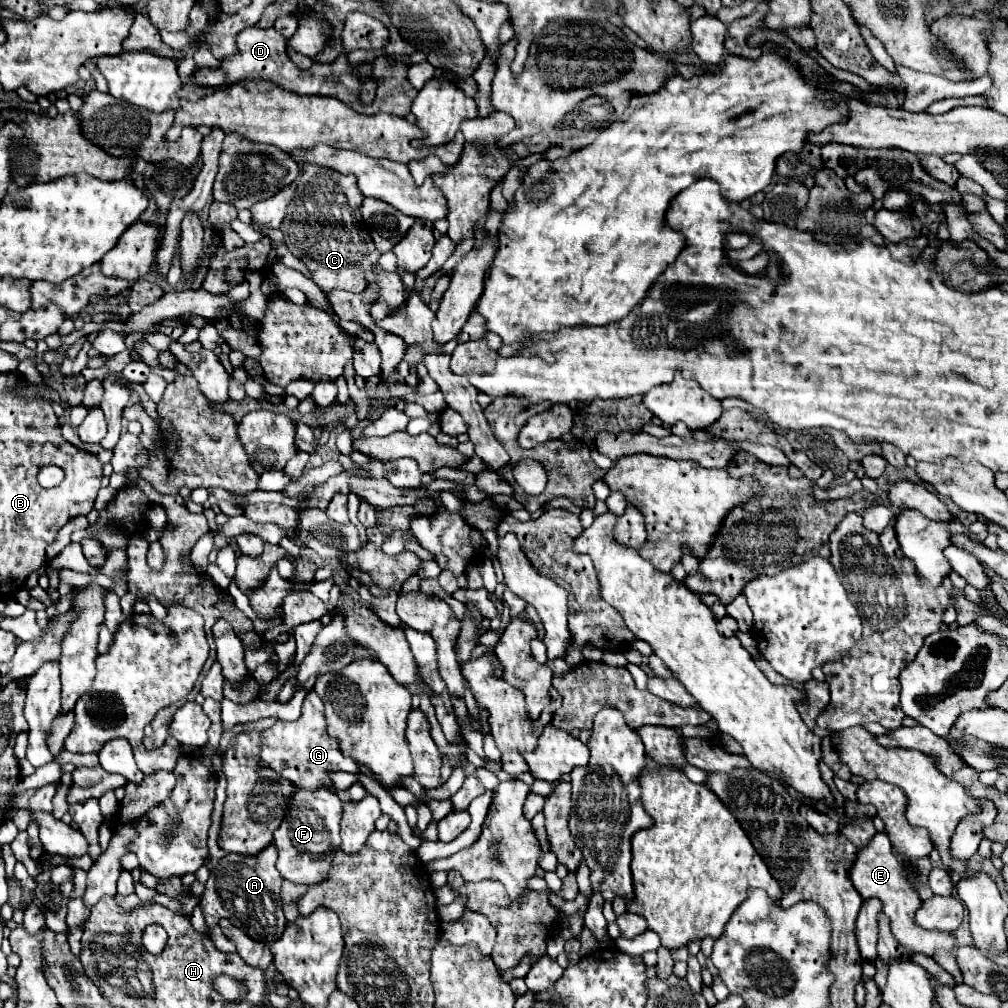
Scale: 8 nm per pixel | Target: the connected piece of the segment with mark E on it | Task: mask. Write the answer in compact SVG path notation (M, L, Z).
M876 833L862 849L858 849L856 859L848 871L848 877L864 899L878 897L882 901L882 911L890 919L890 929L892 929L894 937L904 945L908 955L924 953L924 955L932 957L932 951L936 951L936 947L944 947L946 951L952 949L952 945L954 945L952 935L936 935L936 931L920 931L916 927L916 923L912 923L912 915L914 915L916 907L920 907L922 901L920 901L916 889L912 887L912 883L908 881L902 865L894 857L892 845L890 845L890 839L886 833Z

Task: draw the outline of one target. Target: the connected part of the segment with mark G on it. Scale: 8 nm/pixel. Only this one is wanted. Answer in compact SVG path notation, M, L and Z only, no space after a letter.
M310 691L306 695L300 719L290 722L278 720L274 726L264 731L262 763L278 769L286 779L290 779L292 783L296 783L300 789L306 789L306 791L316 791L316 789L334 791L334 783L330 775L338 771L348 771L352 775L360 773L358 765L352 763L350 757L342 755L340 741L328 735L324 705L322 705L322 699L316 695L316 691Z

